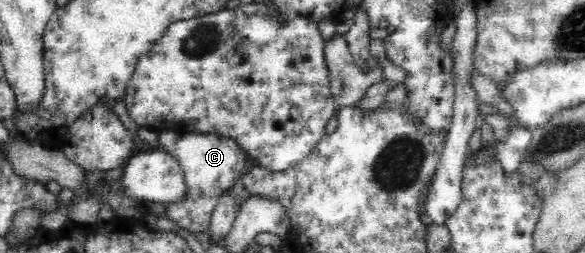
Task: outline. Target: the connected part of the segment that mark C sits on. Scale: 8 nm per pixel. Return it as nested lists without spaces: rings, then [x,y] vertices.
[[[164,130],[158,132],[156,136],[158,136],[158,147],[161,145],[164,151],[178,160],[186,184],[184,198],[180,199],[180,202],[163,204],[162,217],[167,217],[179,227],[192,233],[206,233],[220,195],[238,183],[240,175],[244,175],[250,169],[251,163],[243,157],[242,148],[227,135]]]

